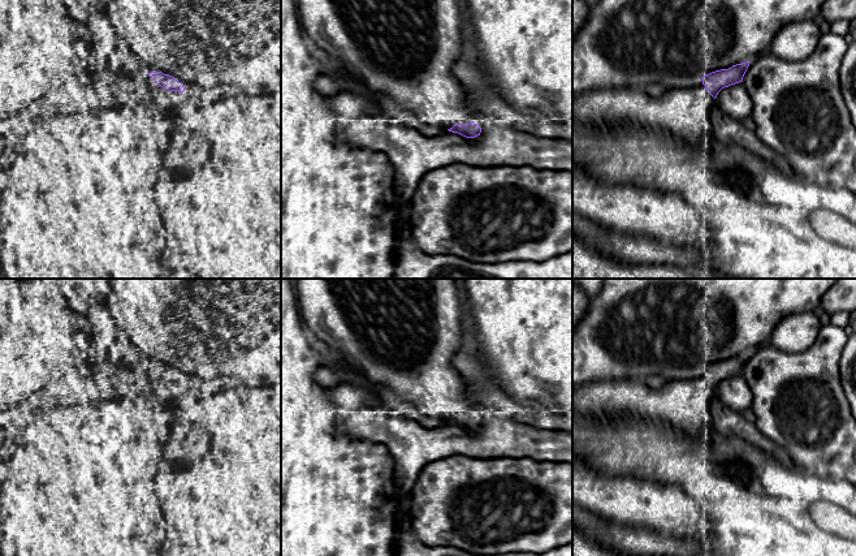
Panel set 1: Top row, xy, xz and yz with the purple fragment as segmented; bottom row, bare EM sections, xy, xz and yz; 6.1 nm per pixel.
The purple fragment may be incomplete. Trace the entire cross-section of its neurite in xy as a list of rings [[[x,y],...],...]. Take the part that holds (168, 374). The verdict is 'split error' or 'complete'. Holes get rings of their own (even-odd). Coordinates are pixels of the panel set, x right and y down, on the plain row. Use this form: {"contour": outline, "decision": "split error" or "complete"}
{"contour": [[[151,363],[142,375],[129,385],[129,391],[116,398],[95,404],[77,400],[53,401],[39,409],[21,431],[13,454],[1,477],[0,495],[0,553],[1,556],[165,556],[168,521],[160,500],[154,493],[154,483],[168,427],[185,379],[174,368],[161,363]]], "decision": "split error"}

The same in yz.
{"contour": [[[749,353],[705,366],[700,378],[688,380],[666,380],[661,389],[652,389],[644,380],[622,379],[618,382],[592,382],[572,388],[572,410],[589,418],[630,417],[632,419],[652,419],[670,424],[693,440],[712,438],[714,423],[709,404],[718,384],[743,372]]], "decision": "split error"}

